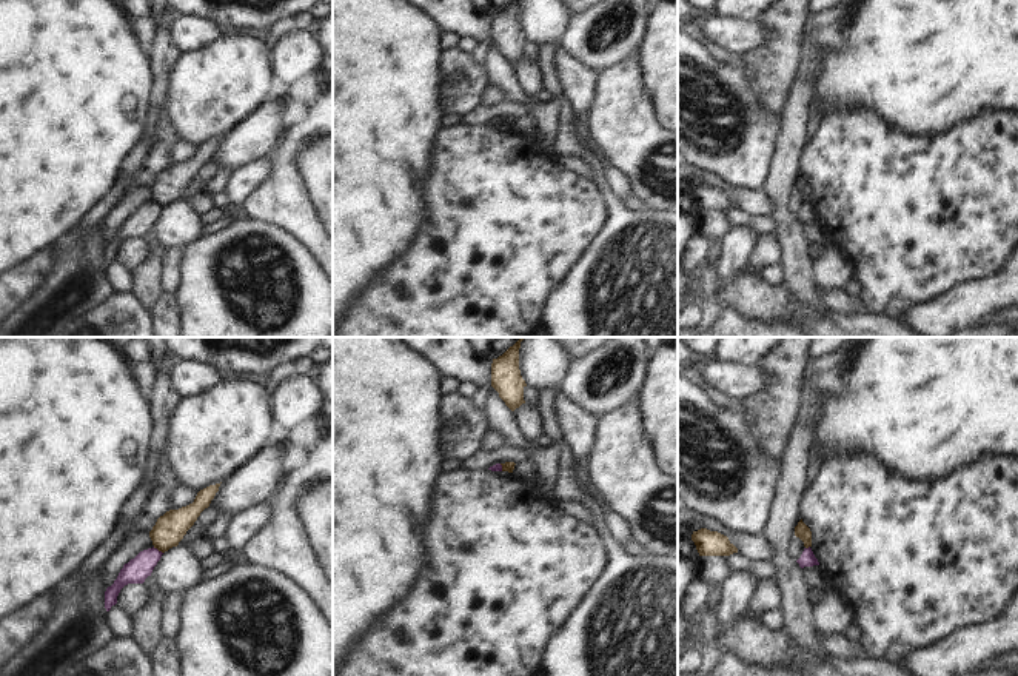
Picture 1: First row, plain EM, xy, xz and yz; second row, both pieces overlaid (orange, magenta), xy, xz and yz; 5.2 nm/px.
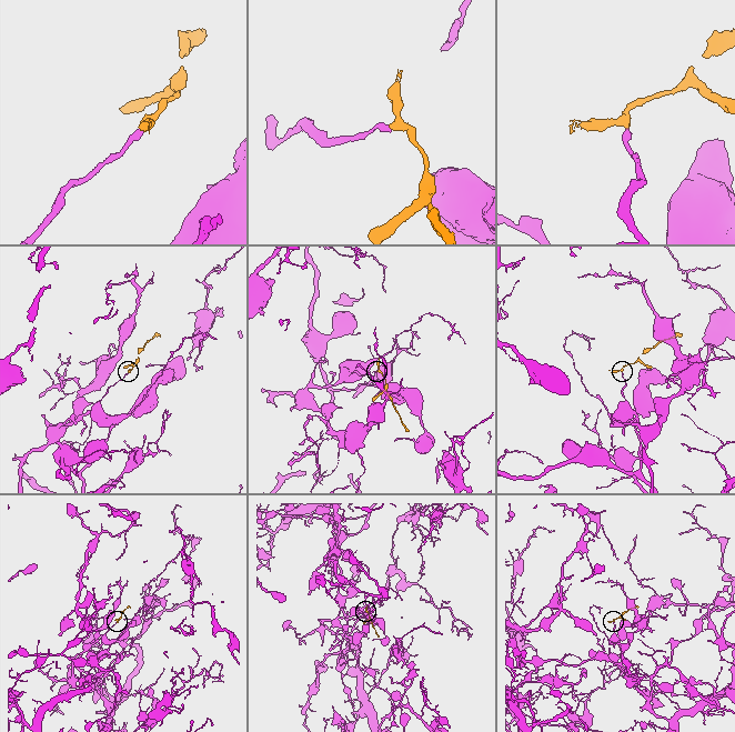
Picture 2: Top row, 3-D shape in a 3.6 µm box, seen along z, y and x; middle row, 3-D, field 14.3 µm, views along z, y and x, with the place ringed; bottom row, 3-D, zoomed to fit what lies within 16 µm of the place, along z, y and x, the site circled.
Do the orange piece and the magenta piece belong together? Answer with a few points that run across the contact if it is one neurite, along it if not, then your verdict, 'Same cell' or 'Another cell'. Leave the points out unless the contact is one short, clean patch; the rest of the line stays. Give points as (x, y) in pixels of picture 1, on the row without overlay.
Line: xy (153, 202), (162, 208). Another cell.

